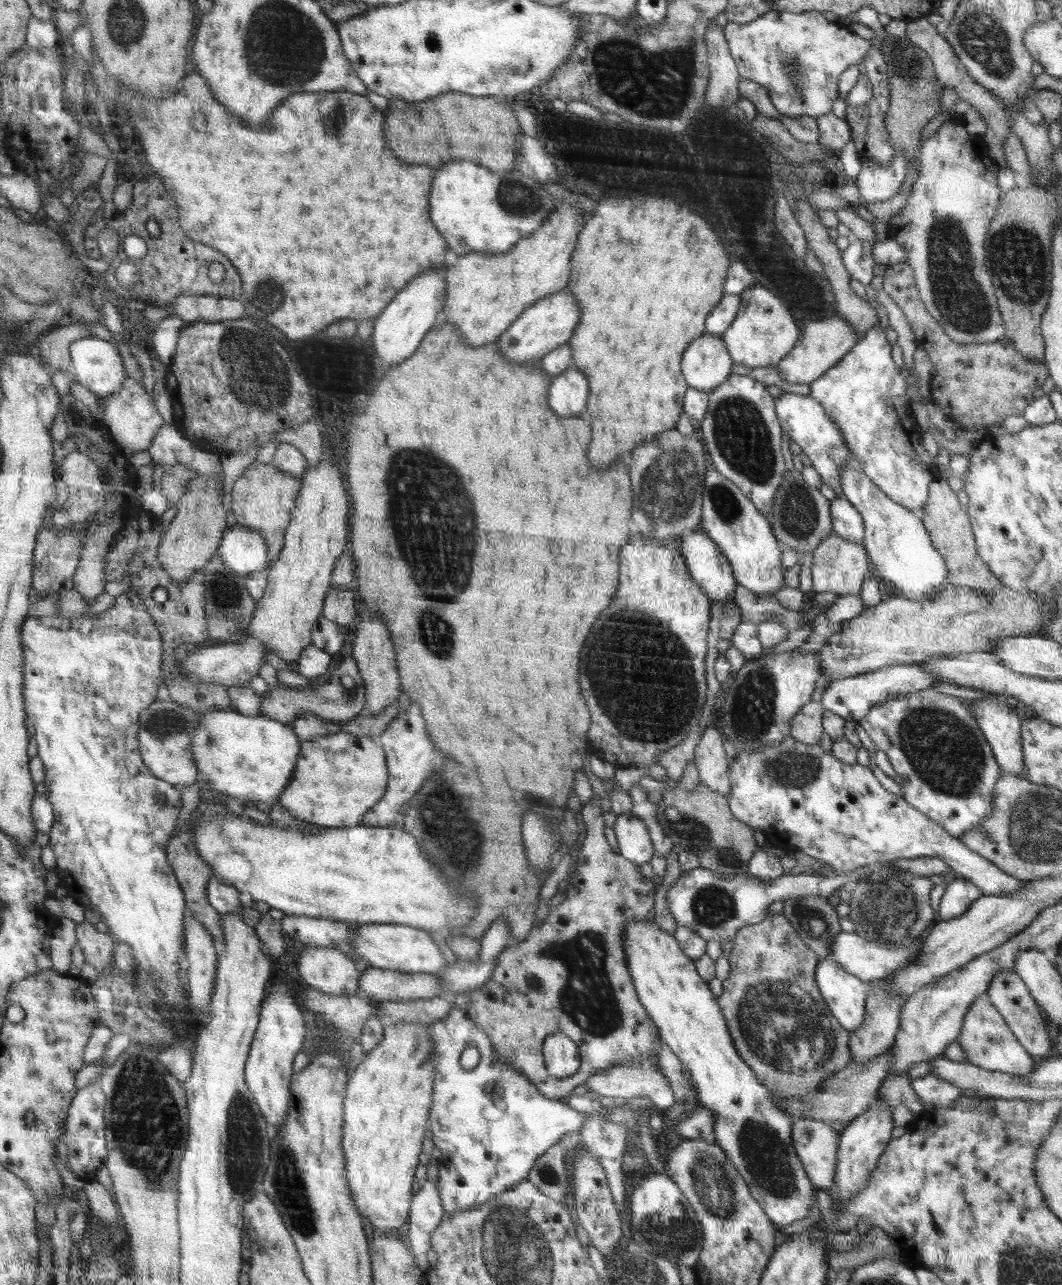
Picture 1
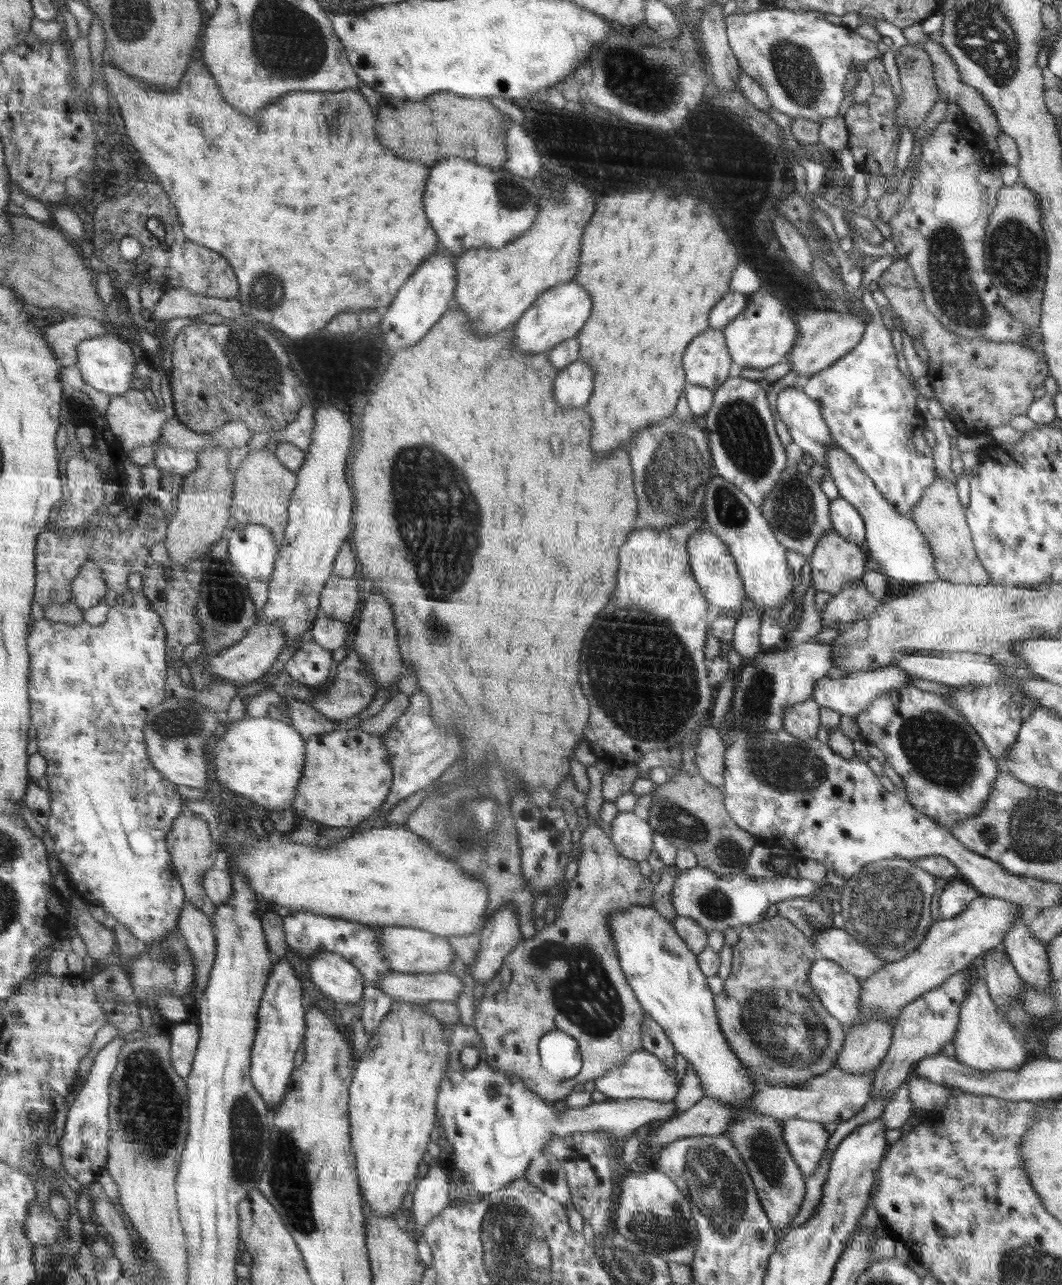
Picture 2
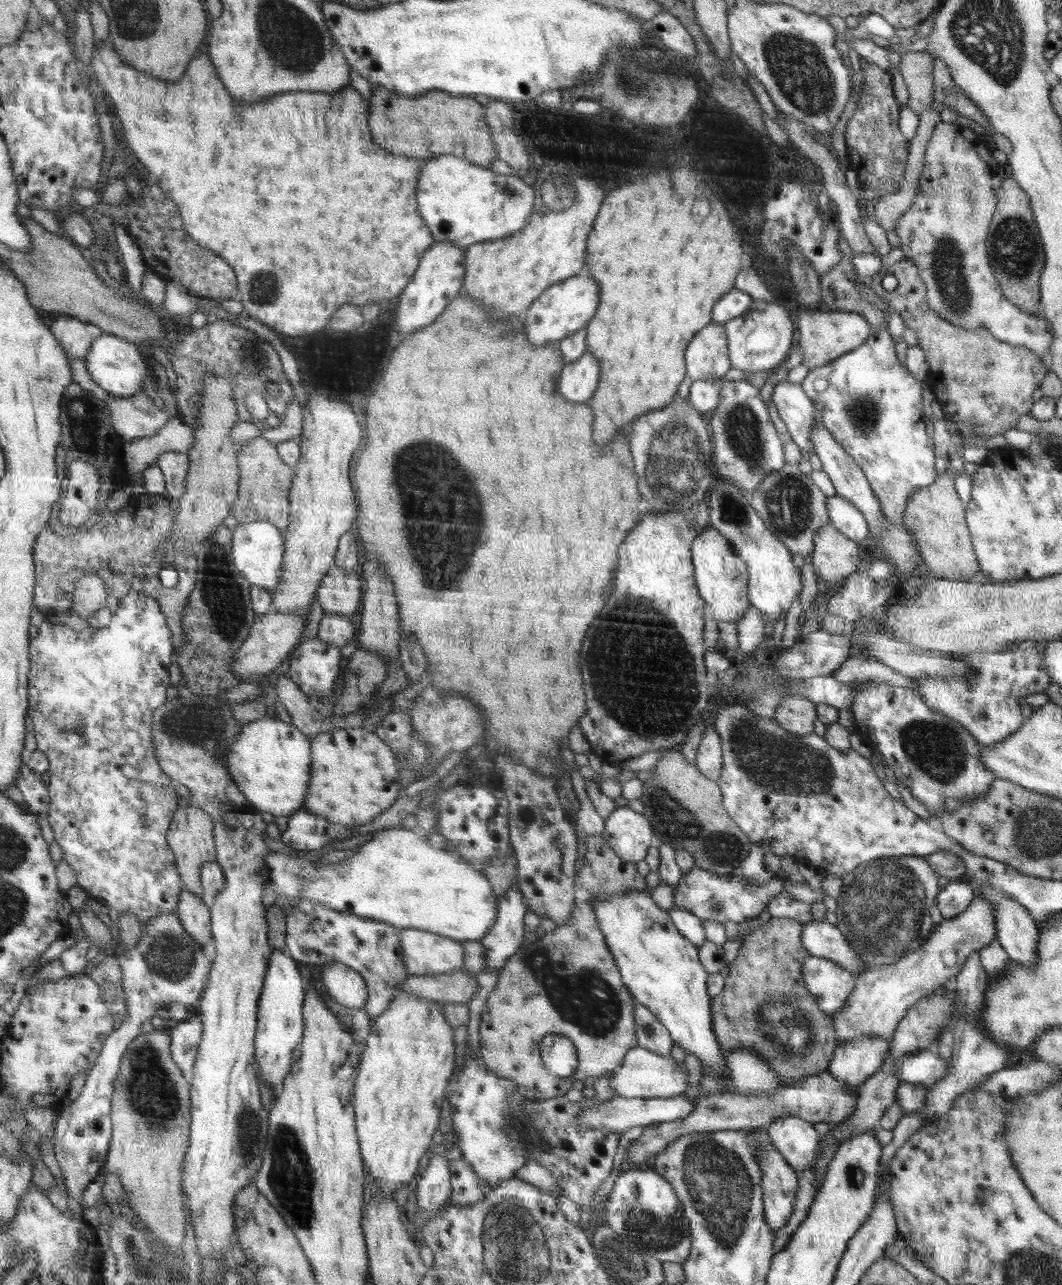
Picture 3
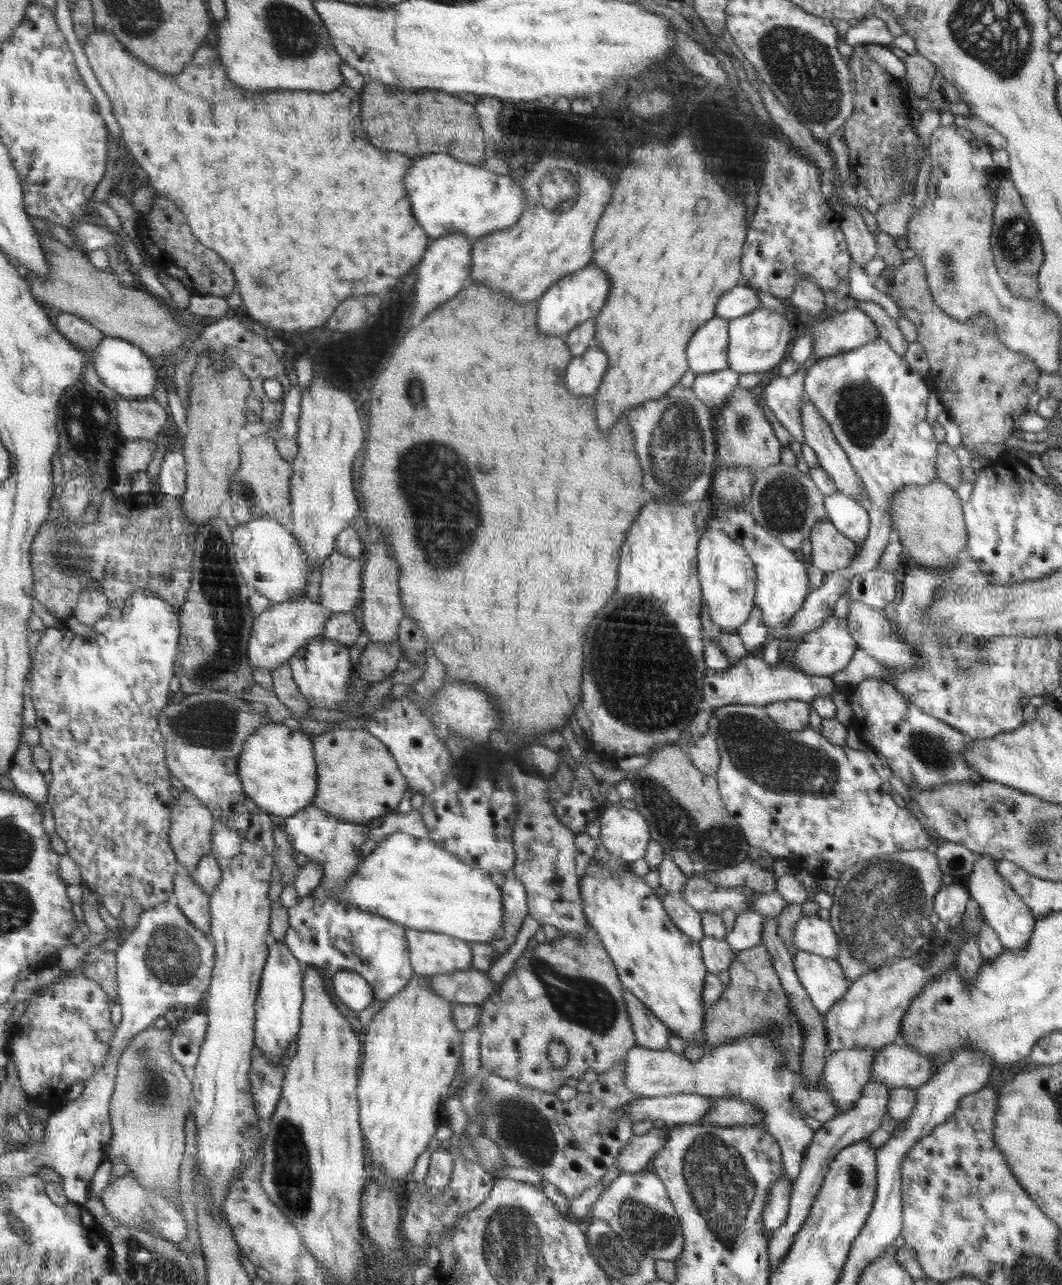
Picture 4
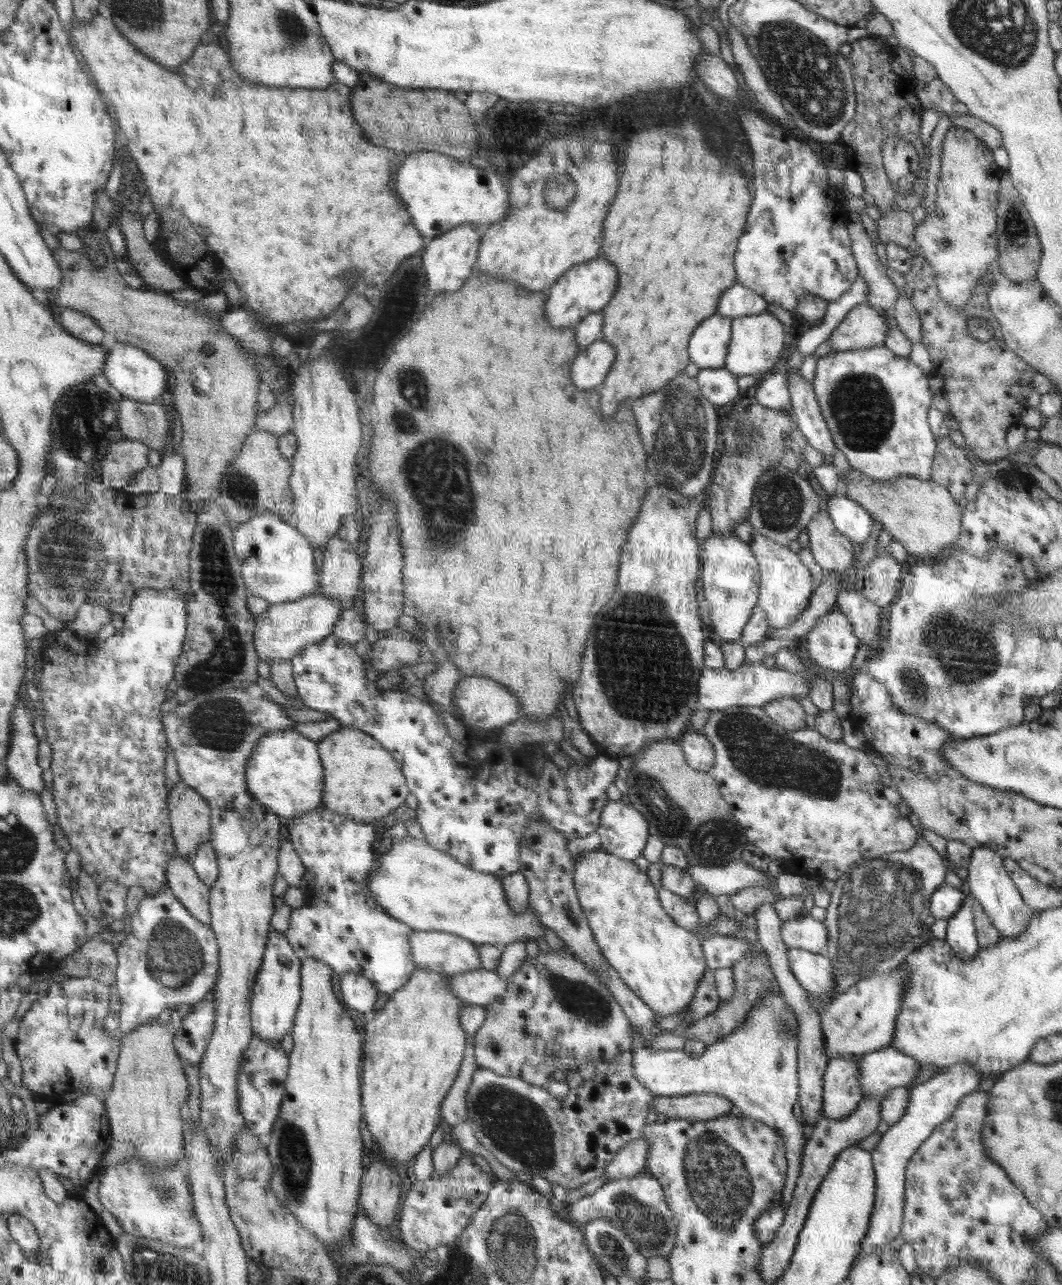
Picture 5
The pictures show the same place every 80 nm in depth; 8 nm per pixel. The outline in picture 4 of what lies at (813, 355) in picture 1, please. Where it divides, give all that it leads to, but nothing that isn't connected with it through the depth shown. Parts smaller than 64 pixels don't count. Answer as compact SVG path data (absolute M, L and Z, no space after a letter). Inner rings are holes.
M858 307L847 308L845 312L838 313L834 317L828 317L822 322L820 322L820 318L815 318L812 324L807 324L807 331L815 340L813 355L816 356L817 361L828 358L830 355L836 356L846 351L854 351L856 348L863 347L879 338L879 332L877 327L874 326L874 322L860 309Z

